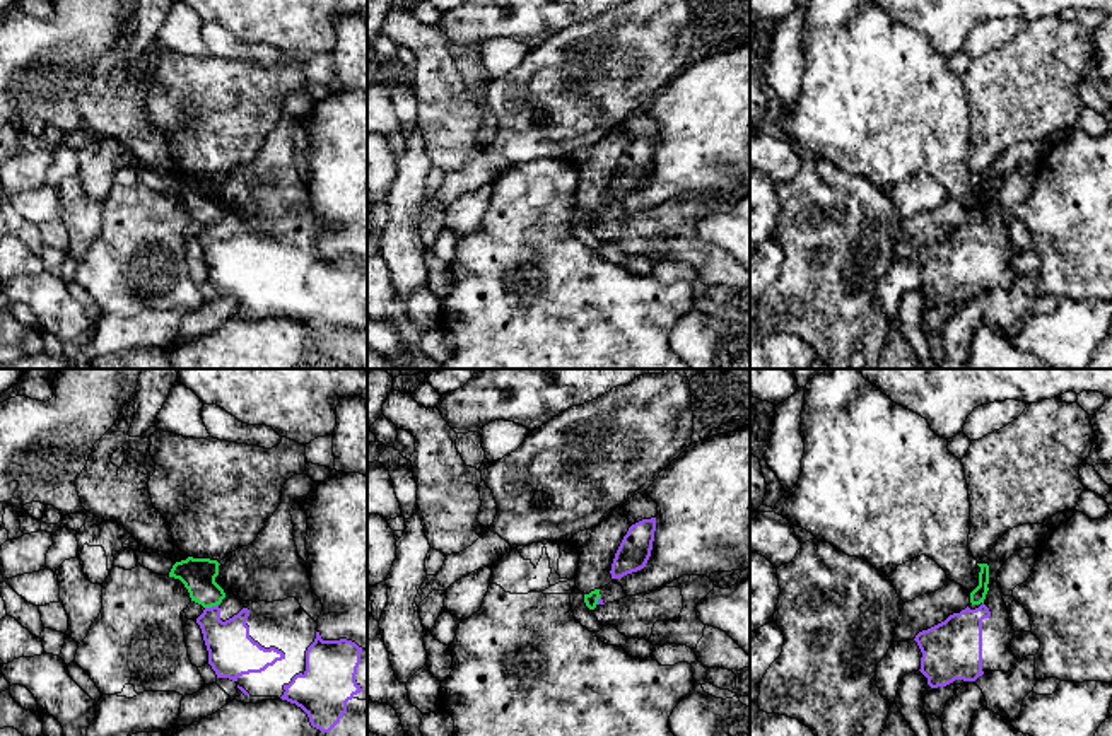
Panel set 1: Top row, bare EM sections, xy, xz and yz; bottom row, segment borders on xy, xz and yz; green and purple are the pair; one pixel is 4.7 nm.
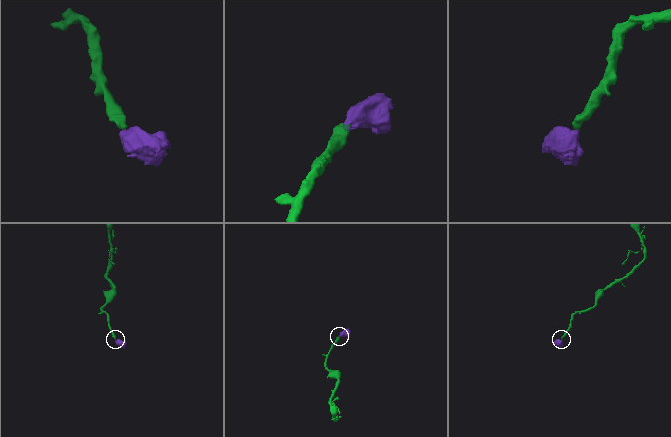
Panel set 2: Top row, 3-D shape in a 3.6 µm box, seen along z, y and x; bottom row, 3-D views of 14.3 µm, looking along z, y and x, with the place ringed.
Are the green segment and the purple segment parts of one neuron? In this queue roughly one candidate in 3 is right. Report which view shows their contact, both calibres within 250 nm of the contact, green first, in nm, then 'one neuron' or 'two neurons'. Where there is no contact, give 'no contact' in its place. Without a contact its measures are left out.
meets green in xy; 160 nm thick on the green side, 220 nm on the other; two neurons

